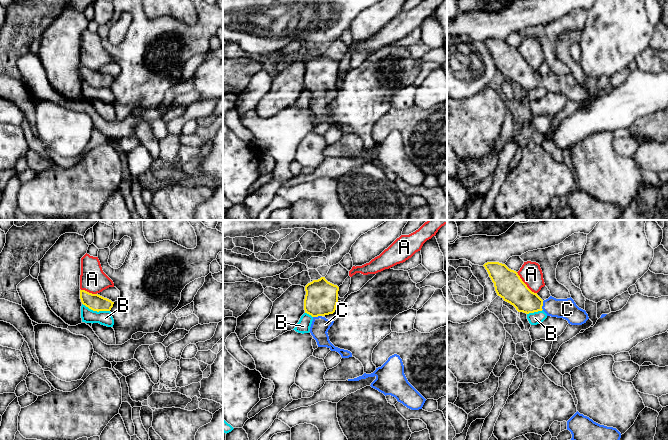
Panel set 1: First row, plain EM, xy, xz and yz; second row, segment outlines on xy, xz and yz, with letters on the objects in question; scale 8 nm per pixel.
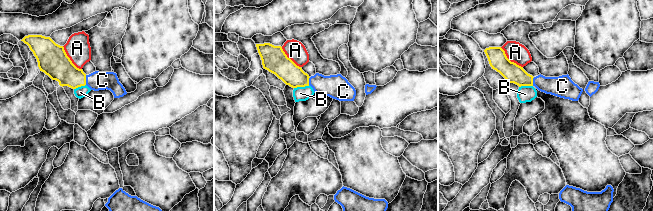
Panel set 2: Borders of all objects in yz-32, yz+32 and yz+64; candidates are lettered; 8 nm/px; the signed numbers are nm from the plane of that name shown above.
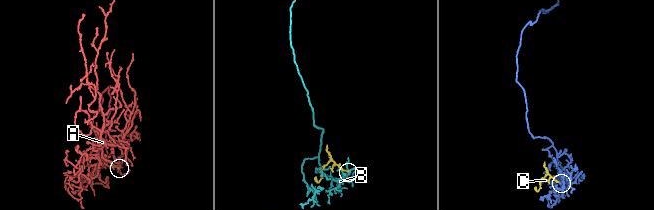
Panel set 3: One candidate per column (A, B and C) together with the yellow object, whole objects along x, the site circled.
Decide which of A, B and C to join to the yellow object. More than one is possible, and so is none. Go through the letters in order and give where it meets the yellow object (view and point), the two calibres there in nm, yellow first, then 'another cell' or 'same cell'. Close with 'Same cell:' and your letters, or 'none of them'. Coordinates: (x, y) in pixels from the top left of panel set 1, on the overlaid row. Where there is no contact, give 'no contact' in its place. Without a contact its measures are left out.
A: meets yellow in yz at (525, 284); 220 nm thick on the yellow side, 180 nm on the other; another cell
B: meets yellow in xy at (96, 310); 140 nm thick on the yellow side, 120 nm on the other; another cell
C: meets yellow in xz at (317, 316); 260 nm thick on the yellow side, 150 nm on the other; same cell
Same cell: C

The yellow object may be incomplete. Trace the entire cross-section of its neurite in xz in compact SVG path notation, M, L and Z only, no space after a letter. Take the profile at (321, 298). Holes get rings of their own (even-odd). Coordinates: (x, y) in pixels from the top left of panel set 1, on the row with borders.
M325 277L313 280L305 286L304 310L313 317L310 333L316 340L318 347L327 347L338 352L342 358L352 357L348 350L335 347L329 340L328 330L333 325L333 320L324 316L333 314L338 303L339 287L328 282Z

